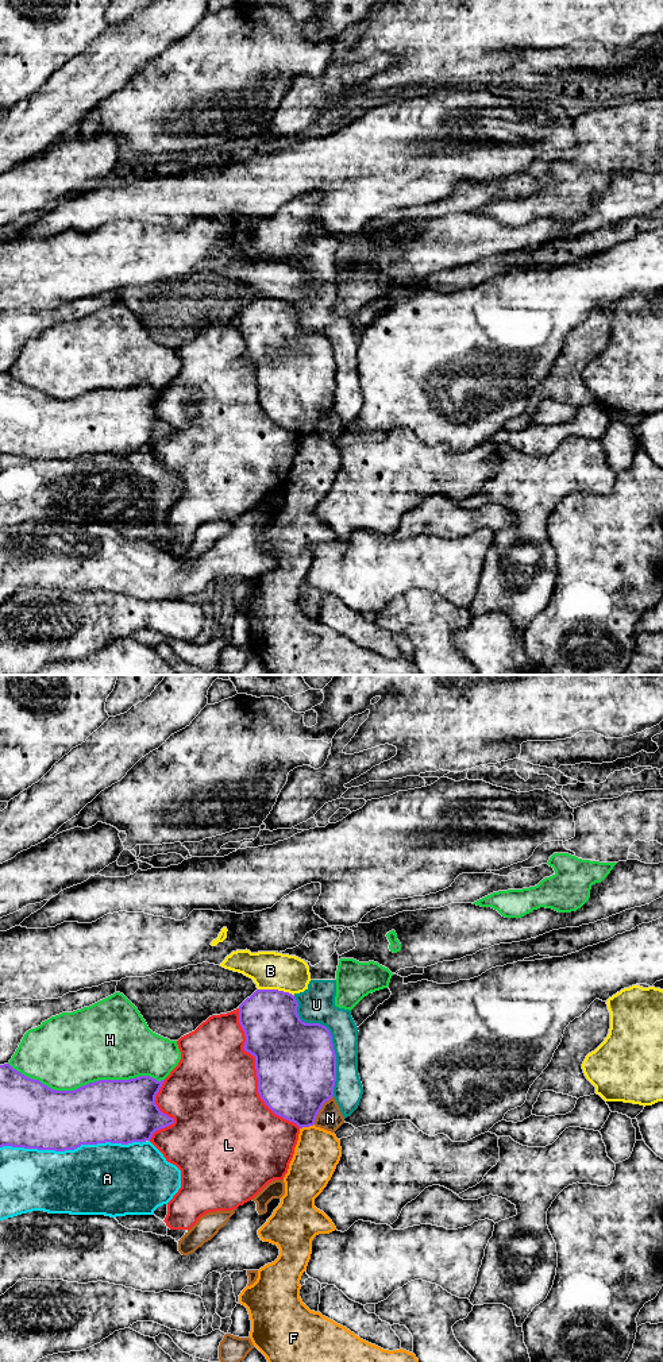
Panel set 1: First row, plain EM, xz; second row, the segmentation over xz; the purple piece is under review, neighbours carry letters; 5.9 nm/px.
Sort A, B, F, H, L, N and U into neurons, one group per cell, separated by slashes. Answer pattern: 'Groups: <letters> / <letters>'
Groups: A / B / F / H / L / N / U

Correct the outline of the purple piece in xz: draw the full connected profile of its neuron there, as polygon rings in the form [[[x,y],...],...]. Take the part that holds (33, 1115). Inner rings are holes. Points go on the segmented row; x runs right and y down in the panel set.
[[[9,1064],[0,1065],[0,1147],[65,1151],[81,1145],[150,1141],[155,1131],[174,1123],[155,1104],[163,1081],[139,1076],[130,1080],[99,1080],[74,1091],[55,1091],[22,1074]]]

